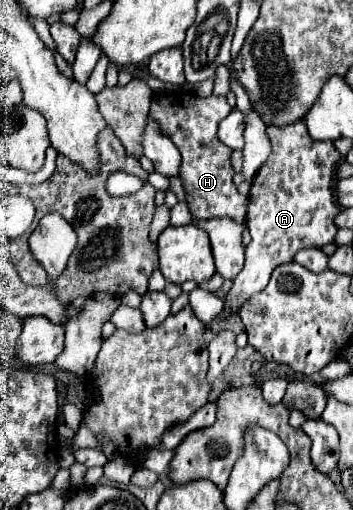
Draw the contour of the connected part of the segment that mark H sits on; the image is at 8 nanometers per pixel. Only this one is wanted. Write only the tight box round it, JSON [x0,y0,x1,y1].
[149,95,247,221]

